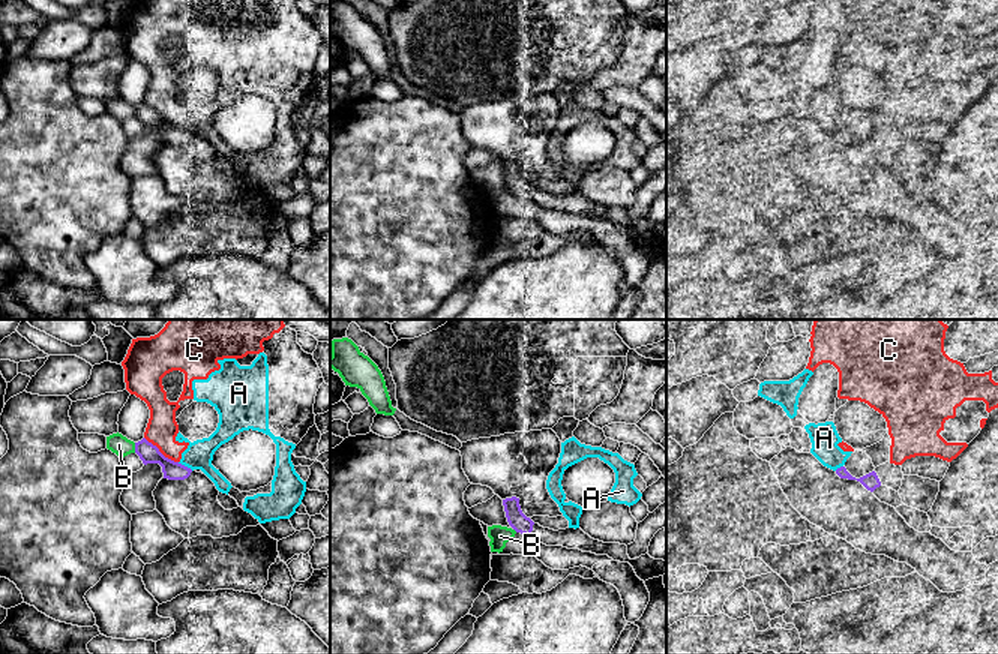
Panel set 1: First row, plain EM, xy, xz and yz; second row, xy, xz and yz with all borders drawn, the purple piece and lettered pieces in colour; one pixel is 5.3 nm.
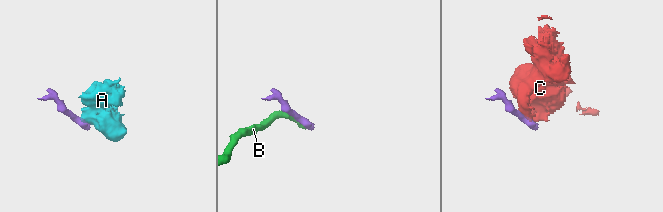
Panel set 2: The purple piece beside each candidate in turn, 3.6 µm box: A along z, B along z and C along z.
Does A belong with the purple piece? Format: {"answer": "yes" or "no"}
{"answer": "no"}

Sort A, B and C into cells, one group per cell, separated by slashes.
A C / B

